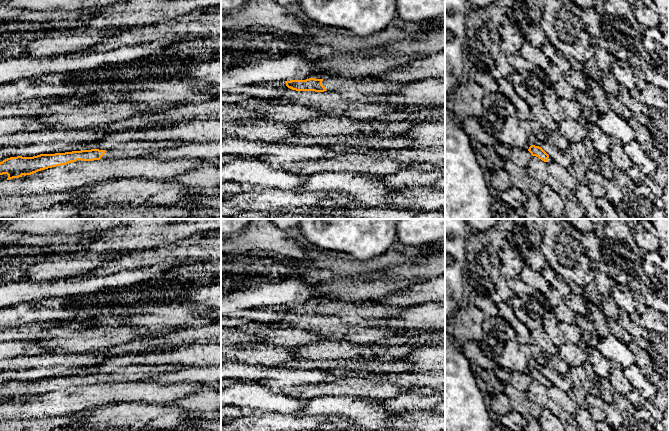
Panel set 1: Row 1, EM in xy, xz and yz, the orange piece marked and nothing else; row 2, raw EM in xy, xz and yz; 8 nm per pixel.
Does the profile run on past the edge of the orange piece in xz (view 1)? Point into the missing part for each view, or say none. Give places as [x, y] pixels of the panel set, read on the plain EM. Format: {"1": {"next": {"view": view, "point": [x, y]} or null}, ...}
{"1": {"next": {"view": "xz", "point": [353, 313]}}}

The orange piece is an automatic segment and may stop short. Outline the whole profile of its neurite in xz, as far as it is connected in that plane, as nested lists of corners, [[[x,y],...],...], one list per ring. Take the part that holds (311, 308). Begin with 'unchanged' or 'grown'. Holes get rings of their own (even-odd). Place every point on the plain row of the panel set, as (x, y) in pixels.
grown; [[[333,300],[325,303],[309,302],[306,304],[285,305],[286,310],[296,315],[331,315],[336,320],[350,325],[362,324],[370,319],[383,319],[400,315],[410,308],[390,307],[382,304],[375,304],[368,300],[347,302]]]

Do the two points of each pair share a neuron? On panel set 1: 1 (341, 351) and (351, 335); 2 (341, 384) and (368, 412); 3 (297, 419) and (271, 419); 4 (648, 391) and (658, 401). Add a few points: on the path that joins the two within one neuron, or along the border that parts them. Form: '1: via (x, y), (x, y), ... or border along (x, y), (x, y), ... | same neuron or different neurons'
1: border along (326, 340), (347, 340), (370, 345) | different neurons
2: border along (329, 396), (367, 396), (376, 399) | different neurons
3: via (291, 420), (277, 420) | same neuron
4: border along (658, 387), (657, 392), (649, 400) | different neurons

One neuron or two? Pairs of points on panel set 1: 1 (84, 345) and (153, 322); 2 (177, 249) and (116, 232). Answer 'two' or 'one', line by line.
1: two
2: two

